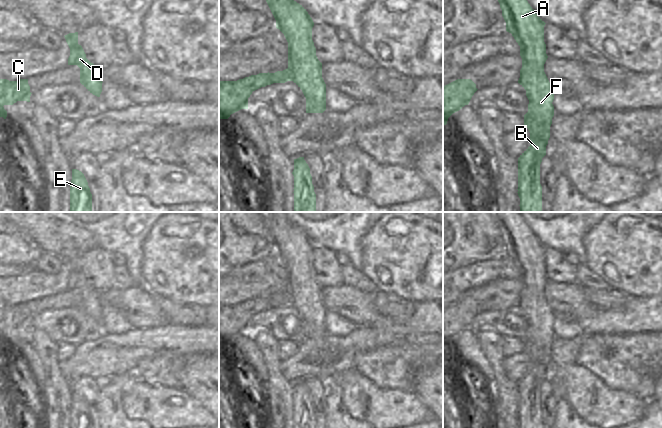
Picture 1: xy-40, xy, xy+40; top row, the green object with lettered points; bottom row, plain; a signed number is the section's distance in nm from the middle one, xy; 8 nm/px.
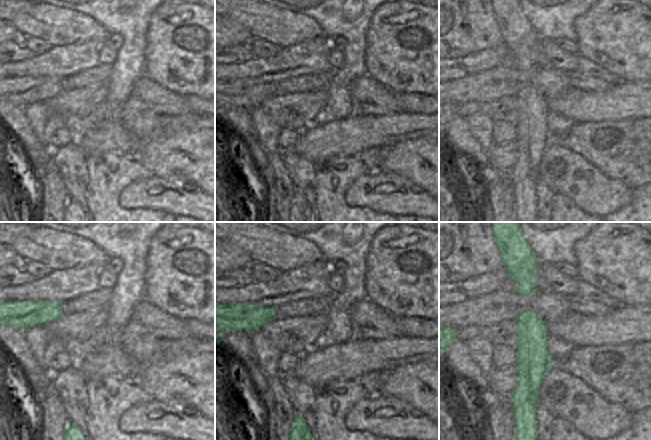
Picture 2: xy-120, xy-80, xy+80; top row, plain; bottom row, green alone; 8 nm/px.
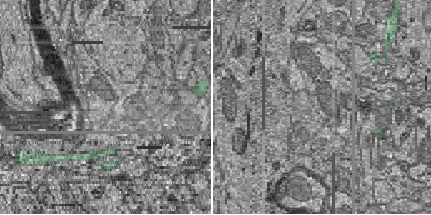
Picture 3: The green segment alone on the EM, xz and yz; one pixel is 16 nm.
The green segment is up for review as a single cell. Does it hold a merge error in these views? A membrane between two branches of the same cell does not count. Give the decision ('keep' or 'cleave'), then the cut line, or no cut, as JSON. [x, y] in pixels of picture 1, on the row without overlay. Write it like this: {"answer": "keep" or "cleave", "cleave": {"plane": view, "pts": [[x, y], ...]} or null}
{"answer": "cleave", "cleave": {"plane": "xy", "pts": [[288, 289], [291, 294], [292, 304]]}}

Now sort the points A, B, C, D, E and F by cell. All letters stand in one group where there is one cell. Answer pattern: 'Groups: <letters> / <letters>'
Groups: A B D E F / C

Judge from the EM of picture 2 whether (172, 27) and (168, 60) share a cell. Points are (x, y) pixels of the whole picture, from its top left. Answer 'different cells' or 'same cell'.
same cell

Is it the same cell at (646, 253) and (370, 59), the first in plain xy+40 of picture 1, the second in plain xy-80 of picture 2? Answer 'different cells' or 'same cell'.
same cell

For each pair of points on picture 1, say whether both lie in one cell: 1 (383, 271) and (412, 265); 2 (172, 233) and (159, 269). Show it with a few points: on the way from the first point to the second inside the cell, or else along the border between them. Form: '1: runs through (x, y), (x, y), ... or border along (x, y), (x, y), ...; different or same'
1: runs through (390, 270), (395, 265), (405, 265); same
2: runs through (172, 242), (172, 256), (168, 260); same

